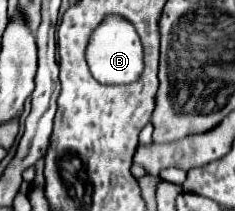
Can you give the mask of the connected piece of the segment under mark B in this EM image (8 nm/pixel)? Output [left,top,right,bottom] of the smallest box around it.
[87,16,143,86]

